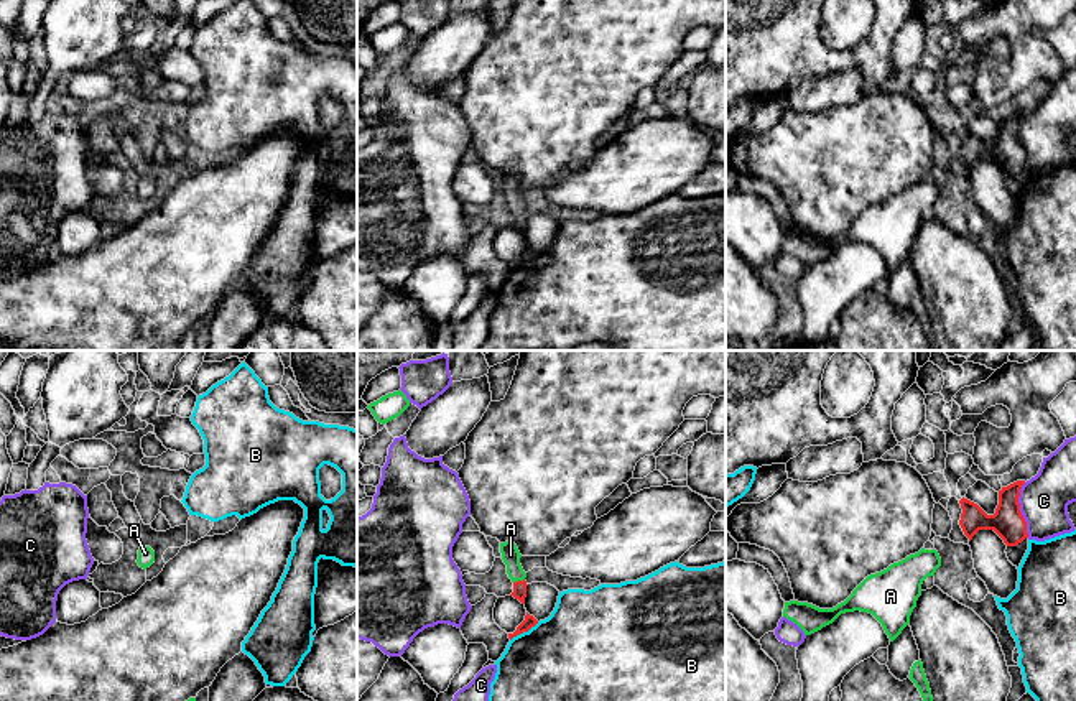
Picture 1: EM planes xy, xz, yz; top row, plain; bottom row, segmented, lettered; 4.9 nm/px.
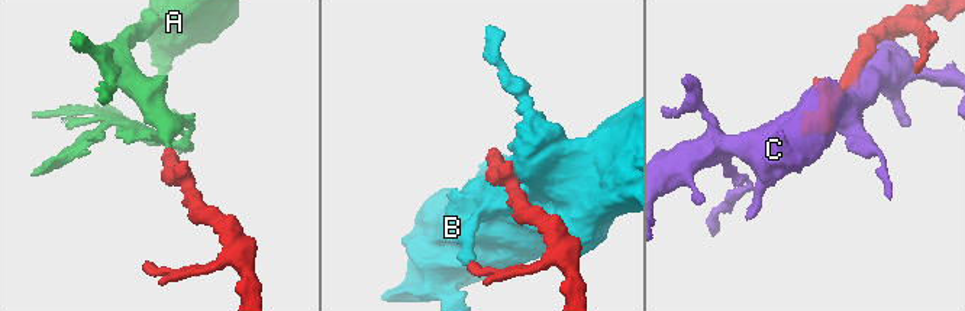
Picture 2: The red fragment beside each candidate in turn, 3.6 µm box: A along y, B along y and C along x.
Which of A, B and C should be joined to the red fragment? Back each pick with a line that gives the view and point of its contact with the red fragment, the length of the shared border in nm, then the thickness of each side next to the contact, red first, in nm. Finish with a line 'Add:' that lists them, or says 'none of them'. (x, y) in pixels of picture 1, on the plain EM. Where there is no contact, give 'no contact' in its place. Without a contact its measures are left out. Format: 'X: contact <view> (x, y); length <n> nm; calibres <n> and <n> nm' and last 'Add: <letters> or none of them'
A: contact xz (519, 213); length 60 nm; calibres 70 and 90 nm
Add: A

